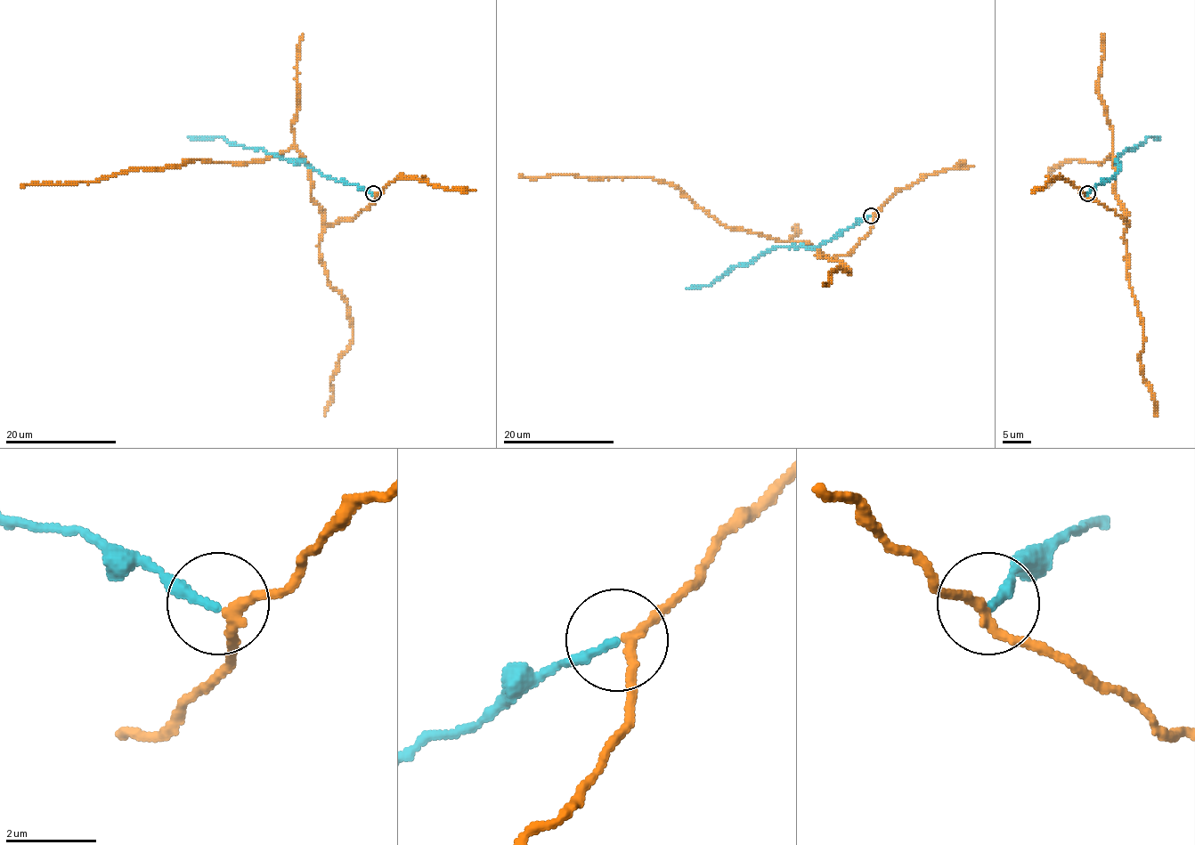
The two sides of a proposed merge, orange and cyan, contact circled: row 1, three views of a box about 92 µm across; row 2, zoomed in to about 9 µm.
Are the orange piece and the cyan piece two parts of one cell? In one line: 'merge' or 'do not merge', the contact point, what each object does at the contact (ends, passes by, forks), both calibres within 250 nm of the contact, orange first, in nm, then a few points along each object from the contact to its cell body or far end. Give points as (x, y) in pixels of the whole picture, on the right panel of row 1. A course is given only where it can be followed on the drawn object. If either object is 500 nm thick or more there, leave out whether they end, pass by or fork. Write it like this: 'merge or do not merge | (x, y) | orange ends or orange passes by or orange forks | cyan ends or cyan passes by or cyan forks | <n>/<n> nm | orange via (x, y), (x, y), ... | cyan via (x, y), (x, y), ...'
do not merge | (1087, 193) | orange passes by | cyan ends | 200/200 nm | orange via (1086, 193), (1128, 224), (1125, 208), (1116, 198), (1111, 147), (1101, 163), (1067, 160), (1049, 168), (1046, 186) | cyan via (1086, 193), (1118, 171), (1117, 158), (1127, 149), (1135, 147), (1148, 138), (1159, 138)

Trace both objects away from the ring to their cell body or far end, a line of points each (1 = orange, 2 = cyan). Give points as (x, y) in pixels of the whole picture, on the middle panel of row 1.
1: (872, 215), (872, 226), (846, 255), (826, 257), (807, 243), (725, 226), (677, 187), (651, 177), (518, 174)
2: (871, 215), (815, 247), (779, 246), (748, 264), (731, 267), (709, 285), (686, 288)

